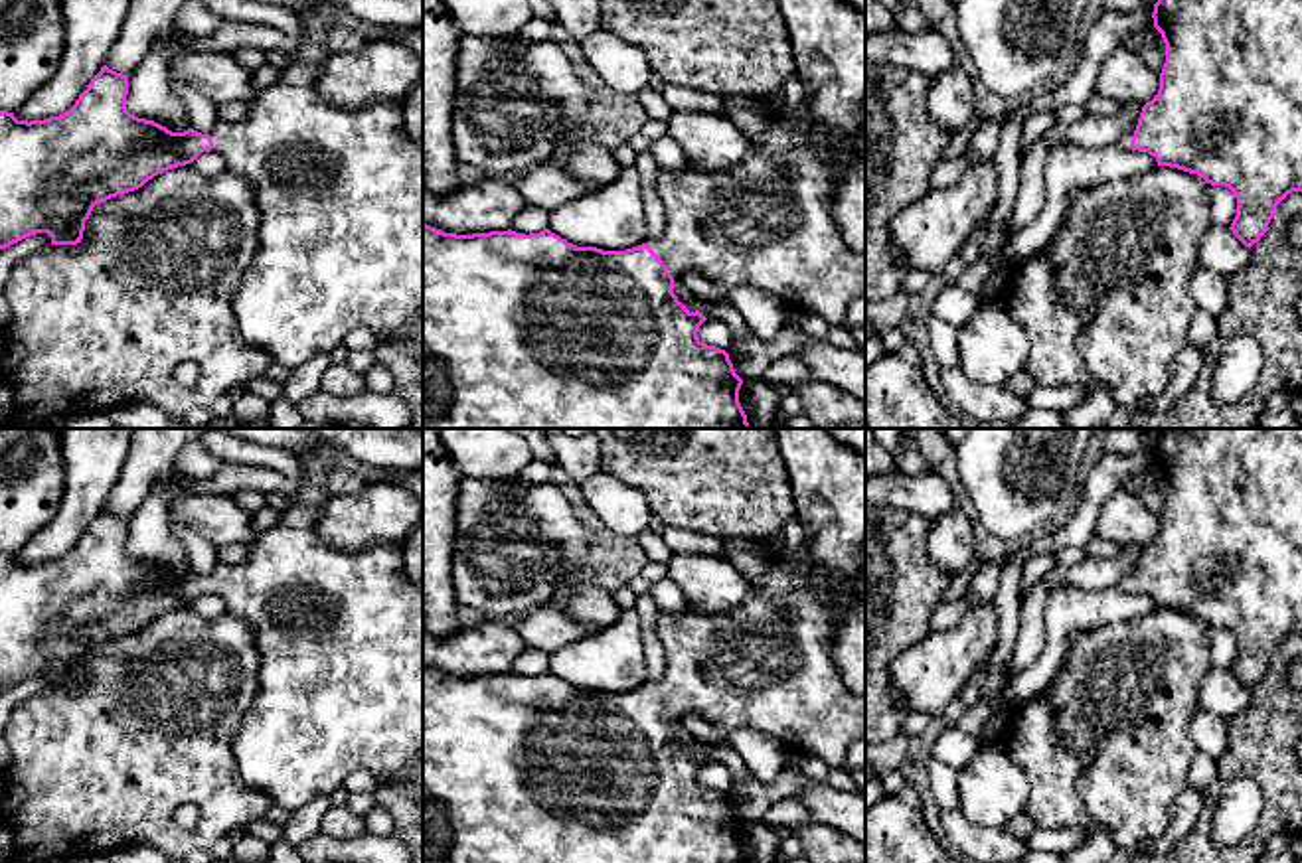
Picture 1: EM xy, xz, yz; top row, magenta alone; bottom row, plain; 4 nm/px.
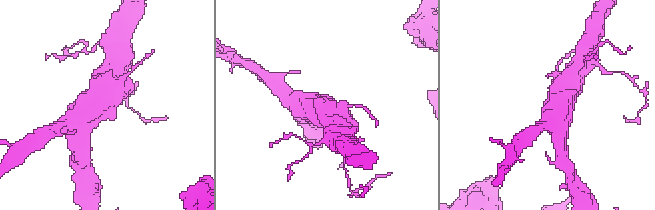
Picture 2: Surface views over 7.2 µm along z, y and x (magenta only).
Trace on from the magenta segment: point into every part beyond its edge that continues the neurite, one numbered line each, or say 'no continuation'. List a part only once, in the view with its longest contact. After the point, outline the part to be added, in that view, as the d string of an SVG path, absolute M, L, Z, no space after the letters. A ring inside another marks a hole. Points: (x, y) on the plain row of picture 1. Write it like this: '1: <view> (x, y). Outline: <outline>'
1: xz (767, 666). Outline: M804 547L798 553L798 569L773 557L767 577L751 587L749 598L725 612L697 612L690 604L678 614L658 616L658 634L664 644L666 671L650 689L662 701L672 719L699 715L725 733L761 731L782 745L818 756L830 768L846 764L852 743L865 741L865 697L852 693L832 658L834 634L846 612L848 588L836 592L816 590L810 583L812 553Z

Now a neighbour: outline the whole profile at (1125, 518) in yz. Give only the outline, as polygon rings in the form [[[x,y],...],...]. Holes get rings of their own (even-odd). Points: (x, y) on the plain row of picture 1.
[[[1118,488],[1100,508],[1097,535],[1120,545],[1146,547],[1158,537],[1160,517],[1154,515],[1140,496]]]

